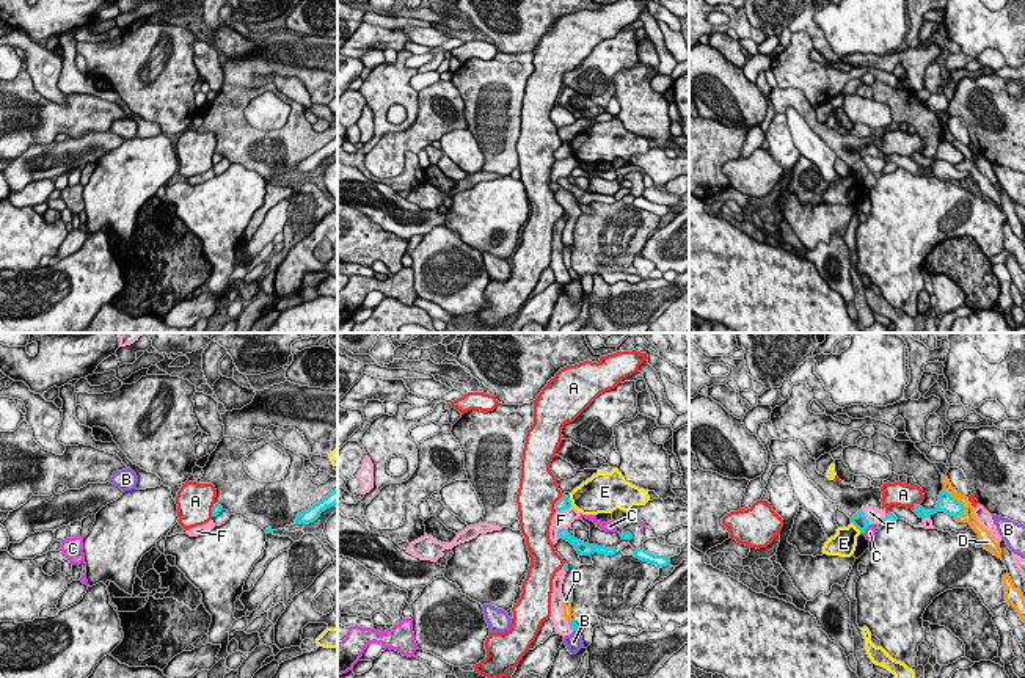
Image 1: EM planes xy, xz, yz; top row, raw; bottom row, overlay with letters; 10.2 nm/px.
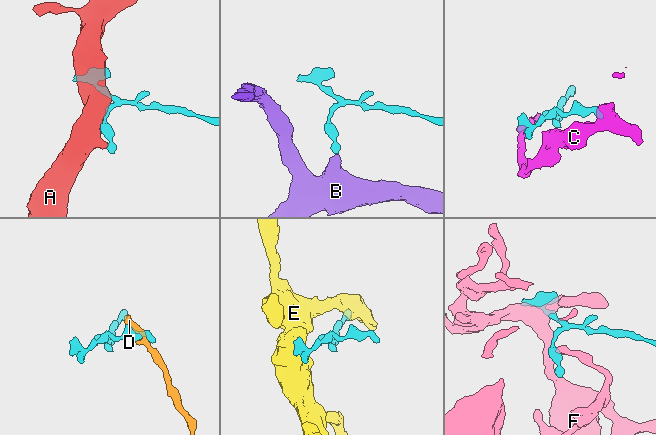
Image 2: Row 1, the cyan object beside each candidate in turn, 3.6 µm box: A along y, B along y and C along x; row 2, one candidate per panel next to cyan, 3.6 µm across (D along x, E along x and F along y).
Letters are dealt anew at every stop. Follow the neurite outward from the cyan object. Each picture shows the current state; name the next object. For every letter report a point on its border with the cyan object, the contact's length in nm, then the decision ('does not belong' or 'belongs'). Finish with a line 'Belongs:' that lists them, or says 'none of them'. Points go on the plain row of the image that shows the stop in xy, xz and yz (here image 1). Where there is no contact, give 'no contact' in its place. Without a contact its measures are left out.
A: xz (556, 151) | 190 nm | does not belong
B: xz (576, 278) | 70 nm | does not belong
C: yz (865, 176) | 130 nm | does not belong
D: yz (953, 146) | 320 nm | does not belong
E: yz (856, 174) | 160 nm | does not belong
F: xz (559, 178) | 150 nm | does not belong
Belongs: none of them

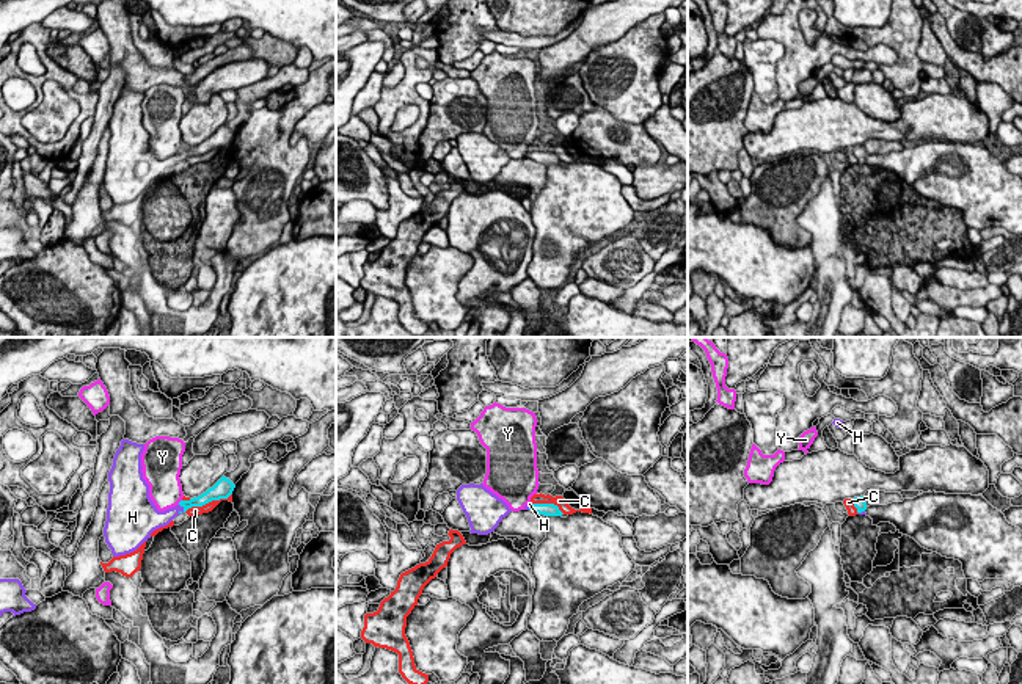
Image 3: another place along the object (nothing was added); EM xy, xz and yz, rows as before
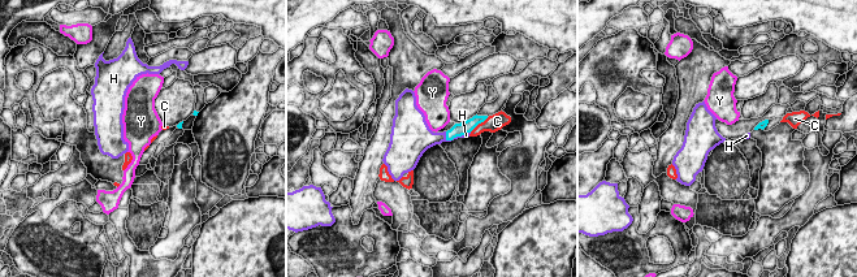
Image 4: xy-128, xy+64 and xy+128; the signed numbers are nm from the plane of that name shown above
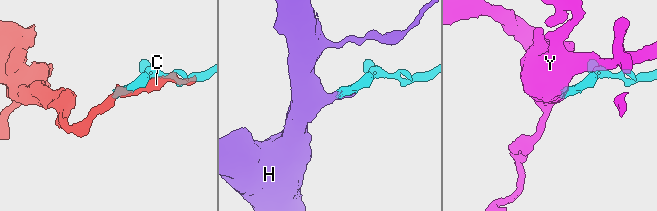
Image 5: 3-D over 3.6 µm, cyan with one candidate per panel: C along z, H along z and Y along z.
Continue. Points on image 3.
C: xy (208, 151) | 550 nm | does not belong
H: xy (184, 157) | 110 nm | belongs
Y: xy (179, 151) | 70 nm | does not belong
Belongs: H

